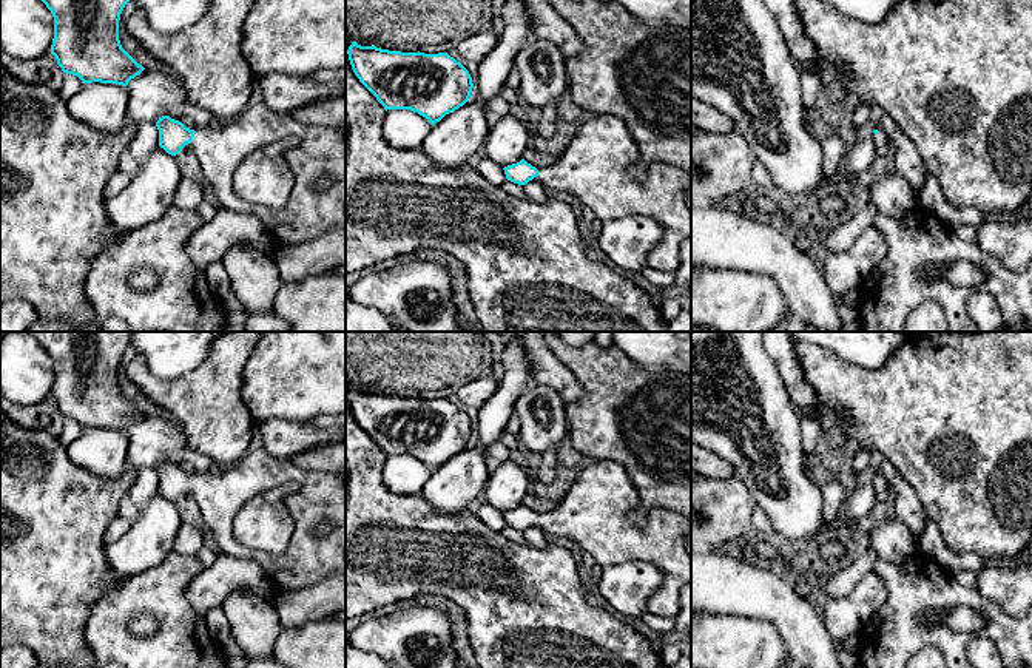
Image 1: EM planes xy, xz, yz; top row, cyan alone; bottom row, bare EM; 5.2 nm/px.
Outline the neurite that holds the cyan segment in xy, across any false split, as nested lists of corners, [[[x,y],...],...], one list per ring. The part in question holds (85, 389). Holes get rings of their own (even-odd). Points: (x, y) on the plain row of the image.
[[[26,332],[54,363],[51,400],[82,429],[126,432],[145,413],[120,390],[119,366],[133,332]]]

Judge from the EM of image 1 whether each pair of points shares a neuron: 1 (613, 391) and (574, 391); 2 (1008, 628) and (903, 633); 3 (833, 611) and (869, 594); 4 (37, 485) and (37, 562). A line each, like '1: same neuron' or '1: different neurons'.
1: different neurons
2: same neuron
3: same neuron
4: same neuron

